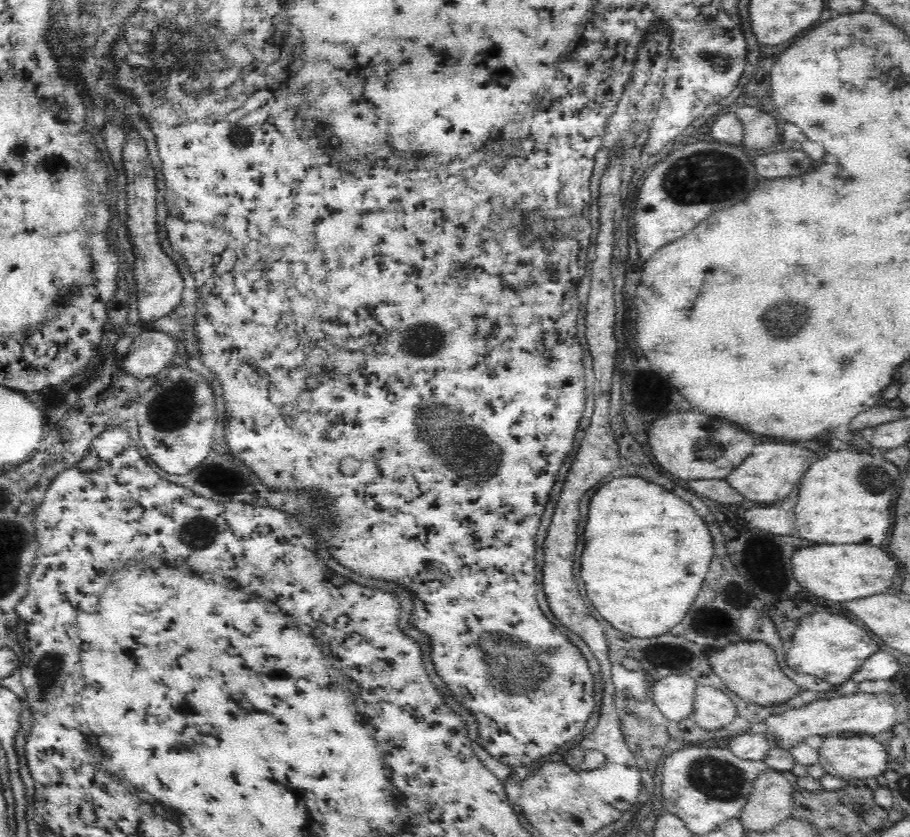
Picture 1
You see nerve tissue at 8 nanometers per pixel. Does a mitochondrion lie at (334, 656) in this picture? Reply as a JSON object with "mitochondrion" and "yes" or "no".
{"mitochondrion":"no"}

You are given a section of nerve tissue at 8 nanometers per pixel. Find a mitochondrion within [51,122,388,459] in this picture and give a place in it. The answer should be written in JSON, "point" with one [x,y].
{"point":[173,407]}

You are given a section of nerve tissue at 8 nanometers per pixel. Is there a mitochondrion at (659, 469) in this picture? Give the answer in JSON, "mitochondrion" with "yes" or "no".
{"mitochondrion":"no"}

